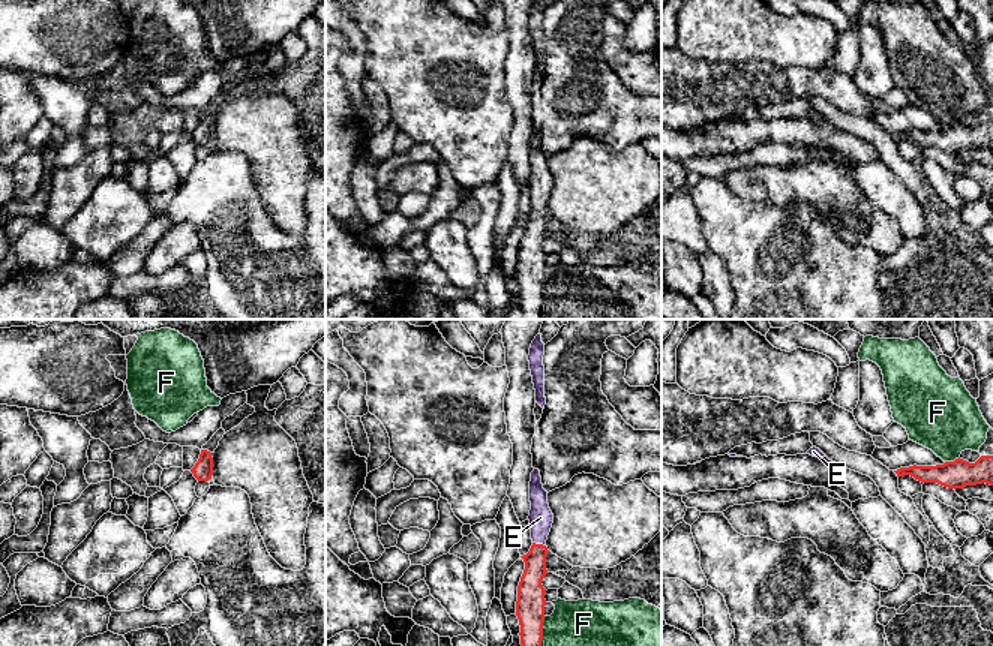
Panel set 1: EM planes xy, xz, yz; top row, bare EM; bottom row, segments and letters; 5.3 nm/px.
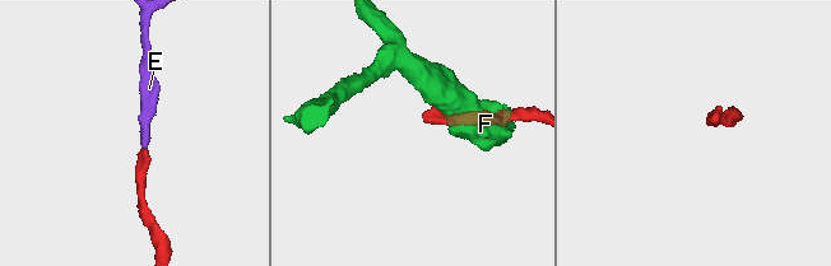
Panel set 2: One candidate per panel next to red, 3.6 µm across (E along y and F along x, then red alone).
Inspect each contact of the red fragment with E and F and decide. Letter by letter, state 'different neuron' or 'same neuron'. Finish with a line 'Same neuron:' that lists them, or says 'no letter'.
E: same neuron
F: different neuron
Same neuron: E

